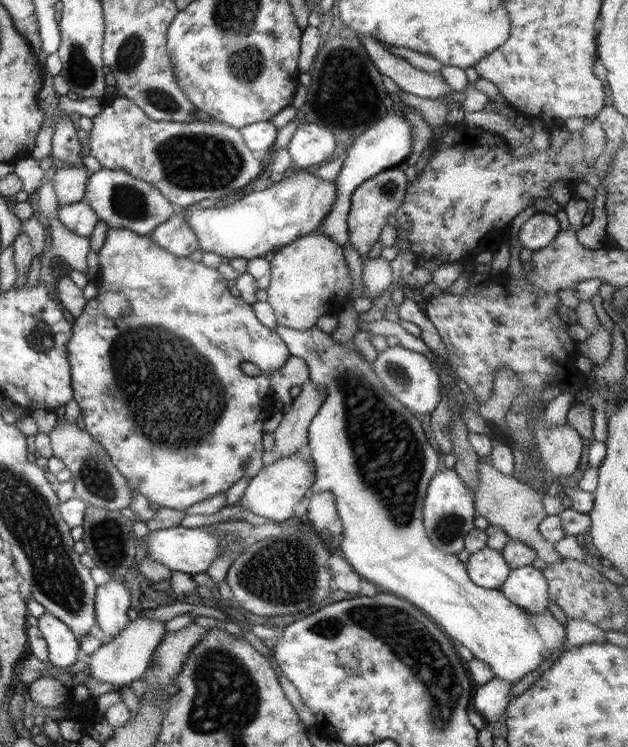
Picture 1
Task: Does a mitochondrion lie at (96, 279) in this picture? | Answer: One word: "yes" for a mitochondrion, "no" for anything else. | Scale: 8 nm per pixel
no

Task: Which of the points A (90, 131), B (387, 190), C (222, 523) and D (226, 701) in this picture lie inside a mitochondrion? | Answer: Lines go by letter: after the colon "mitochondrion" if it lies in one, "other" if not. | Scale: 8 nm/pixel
A: other
B: mitochondrion
C: other
D: mitochondrion

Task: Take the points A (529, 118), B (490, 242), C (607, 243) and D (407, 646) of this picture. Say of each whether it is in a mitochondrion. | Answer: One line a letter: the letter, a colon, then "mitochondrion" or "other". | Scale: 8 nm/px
A: other
B: other
C: other
D: mitochondrion

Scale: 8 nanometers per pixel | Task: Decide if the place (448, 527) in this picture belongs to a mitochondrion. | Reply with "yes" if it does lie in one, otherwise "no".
yes

